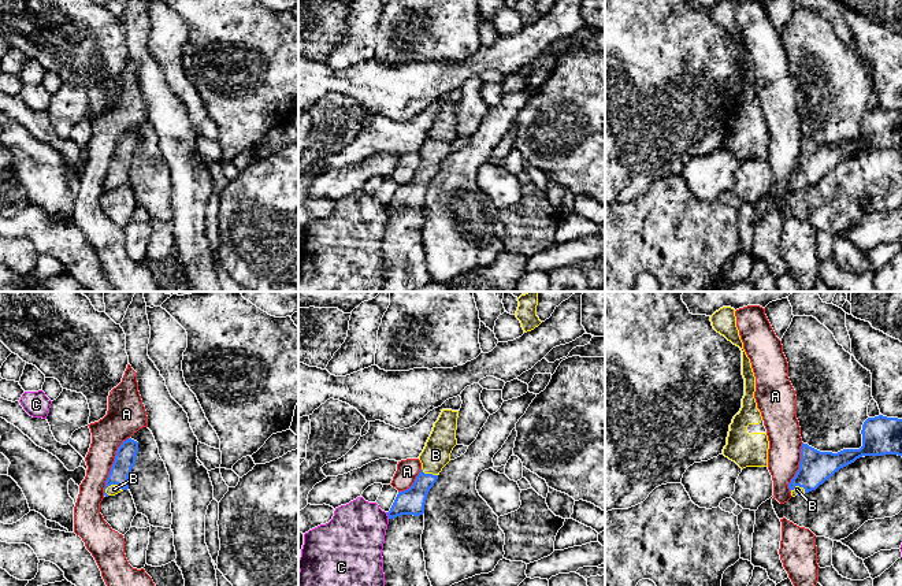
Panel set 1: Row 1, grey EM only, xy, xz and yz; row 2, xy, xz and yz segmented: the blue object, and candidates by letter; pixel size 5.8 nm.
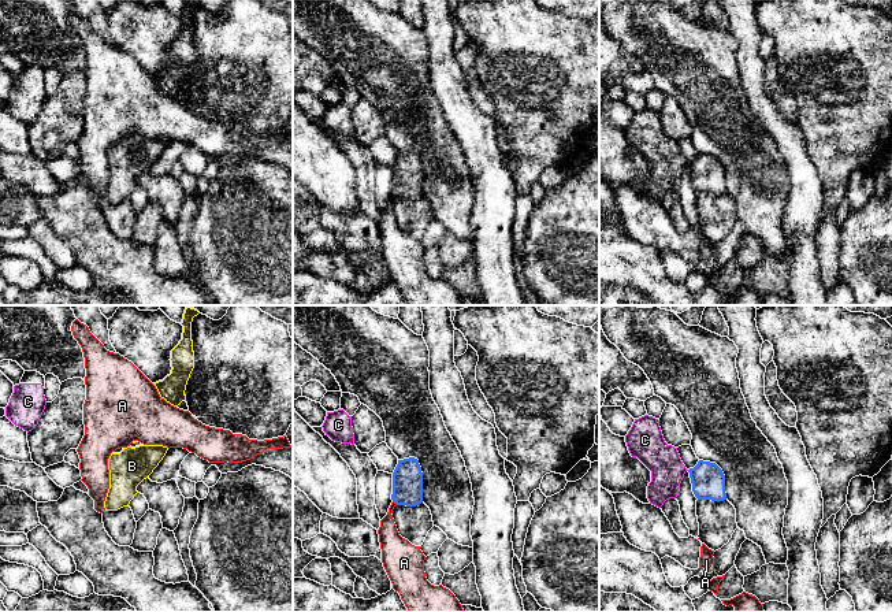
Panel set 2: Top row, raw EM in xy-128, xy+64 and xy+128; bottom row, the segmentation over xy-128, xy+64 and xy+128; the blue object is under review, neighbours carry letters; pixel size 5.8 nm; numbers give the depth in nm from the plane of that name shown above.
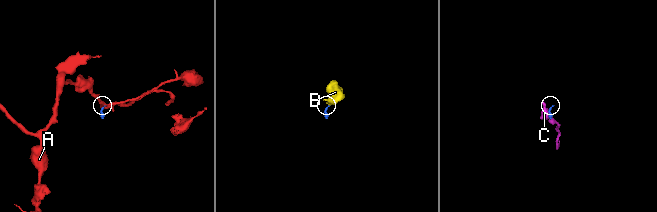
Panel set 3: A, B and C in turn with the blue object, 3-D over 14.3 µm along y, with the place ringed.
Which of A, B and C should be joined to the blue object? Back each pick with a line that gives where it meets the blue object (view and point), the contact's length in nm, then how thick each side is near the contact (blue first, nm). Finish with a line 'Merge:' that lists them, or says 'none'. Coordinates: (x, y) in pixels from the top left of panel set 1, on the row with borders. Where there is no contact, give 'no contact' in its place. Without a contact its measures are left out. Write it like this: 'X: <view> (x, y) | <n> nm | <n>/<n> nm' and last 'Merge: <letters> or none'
B: xy (114, 483) | 110 nm | 120/60 nm
Merge: B

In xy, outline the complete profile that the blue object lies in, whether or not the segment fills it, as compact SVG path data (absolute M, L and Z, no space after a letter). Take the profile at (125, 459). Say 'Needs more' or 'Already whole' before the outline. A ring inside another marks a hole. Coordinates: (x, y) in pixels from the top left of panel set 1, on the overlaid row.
Needs more. M127 438L116 450L115 461L105 481L104 496L115 496L129 489L129 476L136 464L138 442Z

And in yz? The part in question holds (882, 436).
Needs more. M883 415L868 418L862 424L862 446L838 453L820 452L808 444L801 446L799 470L788 483L791 496L816 490L840 468L862 456L902 456L902 419Z

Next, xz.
Needs more. M442 409L419 456L422 470L409 489L398 492L387 512L389 519L401 515L420 516L424 513L427 494L437 482L442 468L450 461L450 453L457 445L457 418L459 411Z

